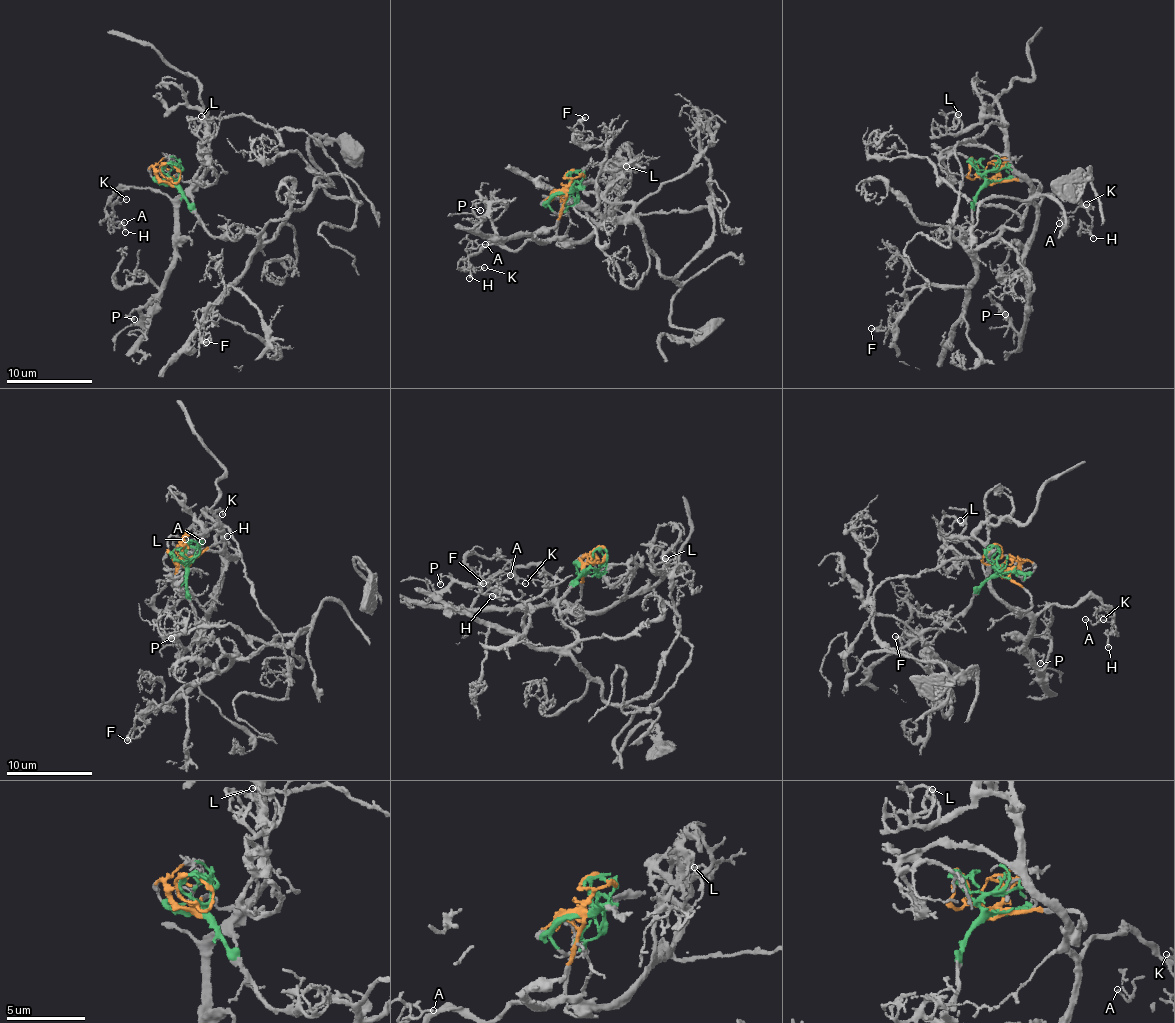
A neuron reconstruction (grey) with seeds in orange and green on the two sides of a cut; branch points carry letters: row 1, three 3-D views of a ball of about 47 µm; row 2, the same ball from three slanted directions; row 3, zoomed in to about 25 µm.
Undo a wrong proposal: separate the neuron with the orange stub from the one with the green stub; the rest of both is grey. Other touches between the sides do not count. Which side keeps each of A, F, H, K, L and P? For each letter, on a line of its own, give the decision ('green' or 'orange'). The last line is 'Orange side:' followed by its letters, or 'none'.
A: orange
F: green
H: orange
K: orange
L: orange
P: orange
Orange side: A, H, K, L, P

